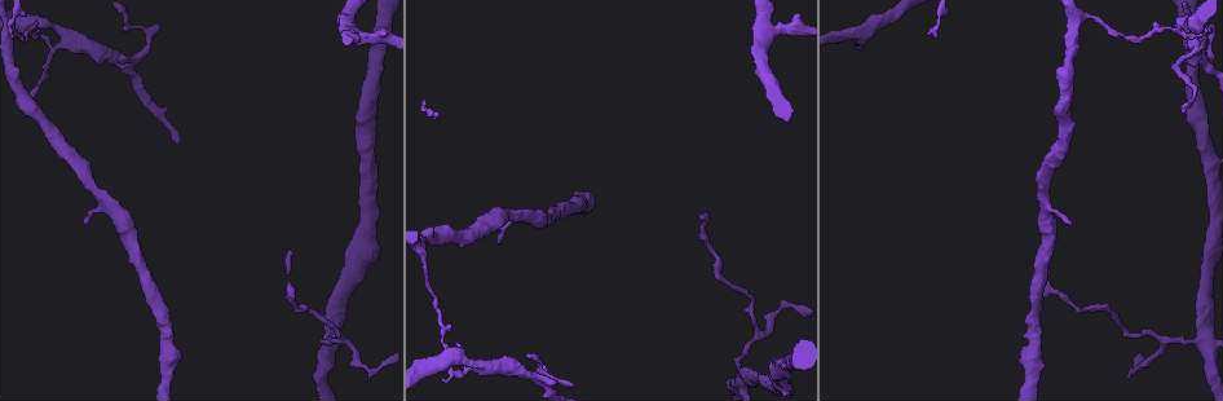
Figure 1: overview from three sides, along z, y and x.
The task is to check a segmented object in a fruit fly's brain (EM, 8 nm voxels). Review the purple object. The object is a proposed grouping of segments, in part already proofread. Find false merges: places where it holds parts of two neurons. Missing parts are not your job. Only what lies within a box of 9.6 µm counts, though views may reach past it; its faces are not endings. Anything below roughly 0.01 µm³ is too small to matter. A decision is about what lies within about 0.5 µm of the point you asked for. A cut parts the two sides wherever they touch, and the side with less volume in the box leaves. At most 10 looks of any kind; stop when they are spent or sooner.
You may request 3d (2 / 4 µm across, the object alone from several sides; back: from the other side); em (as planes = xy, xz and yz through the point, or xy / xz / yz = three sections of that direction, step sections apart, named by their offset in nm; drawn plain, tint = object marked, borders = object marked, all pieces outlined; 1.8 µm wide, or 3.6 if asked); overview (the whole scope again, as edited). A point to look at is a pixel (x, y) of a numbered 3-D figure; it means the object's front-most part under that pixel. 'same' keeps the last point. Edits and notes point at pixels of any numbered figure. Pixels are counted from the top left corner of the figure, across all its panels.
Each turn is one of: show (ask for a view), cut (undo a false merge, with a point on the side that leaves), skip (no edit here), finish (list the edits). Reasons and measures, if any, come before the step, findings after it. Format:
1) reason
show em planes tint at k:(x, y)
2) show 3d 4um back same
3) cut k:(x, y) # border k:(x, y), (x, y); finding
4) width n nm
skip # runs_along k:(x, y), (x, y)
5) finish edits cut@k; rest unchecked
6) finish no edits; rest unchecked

arms part here
show 3d 2um at 1:(1206, 65)

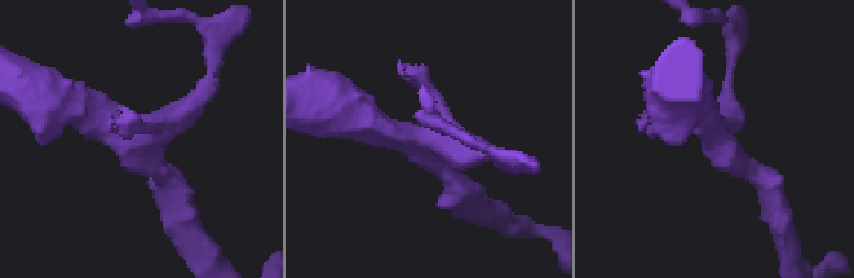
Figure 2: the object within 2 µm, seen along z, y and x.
shape alone is not enough
show em xz step 8 tint at 2:(414, 143)

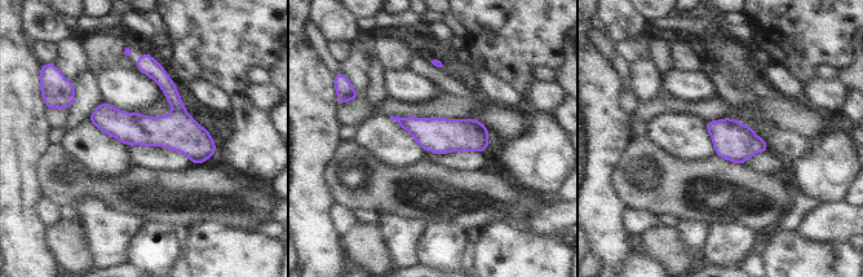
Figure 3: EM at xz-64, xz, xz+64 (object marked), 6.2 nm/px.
cut it another way
show em planes tint same

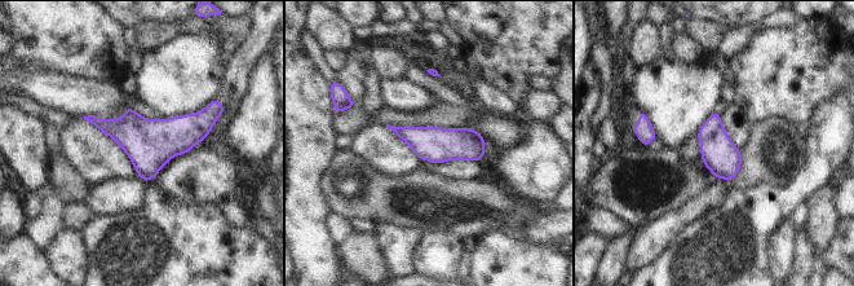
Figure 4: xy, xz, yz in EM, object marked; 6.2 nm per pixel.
skip # continuous, no second neuron

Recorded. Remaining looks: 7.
three arms meet
show em planes tint at 1:(424, 264)

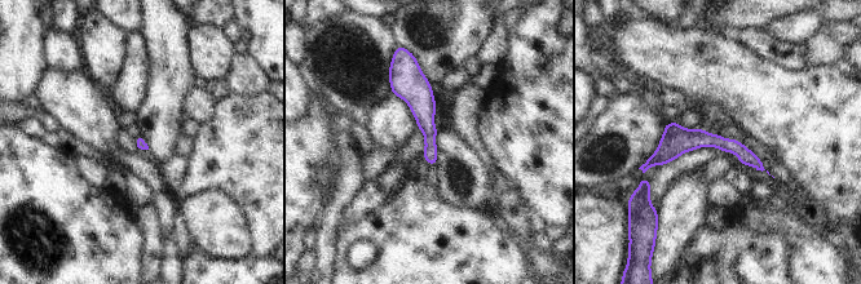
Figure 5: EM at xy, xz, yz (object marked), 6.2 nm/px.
skip # all the same neuron

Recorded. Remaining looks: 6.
abrupt turn
show em xy step 16 tint at 1:(783, 308)

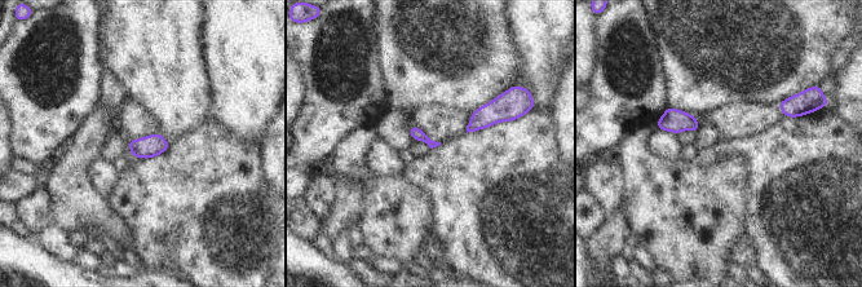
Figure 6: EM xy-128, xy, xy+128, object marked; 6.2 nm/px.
show em yz step 4 borders same

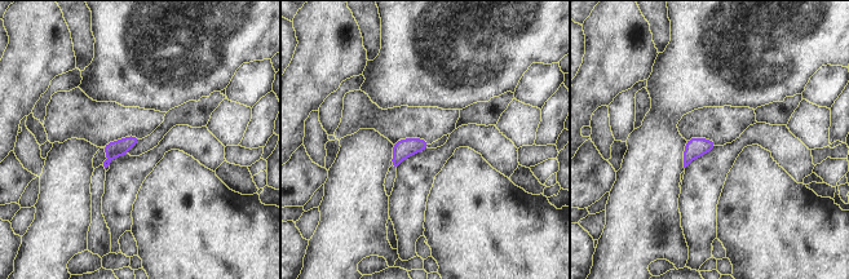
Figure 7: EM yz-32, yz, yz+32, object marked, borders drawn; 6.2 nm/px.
width 110 nm
skip # one neuron here

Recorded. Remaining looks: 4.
thin neck
show em planes tint at 1:(741, 380)

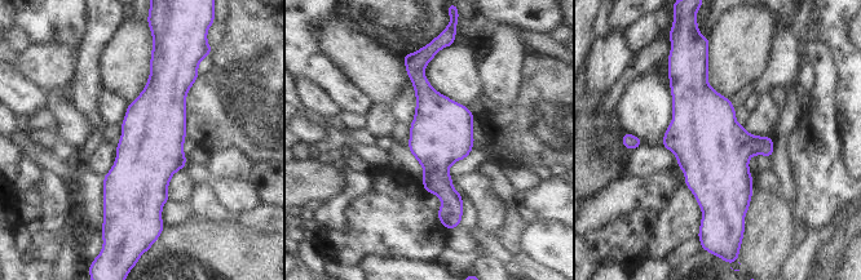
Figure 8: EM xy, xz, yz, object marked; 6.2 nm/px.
skip # all the same neuron

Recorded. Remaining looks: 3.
finish no edits; rest unchecked

